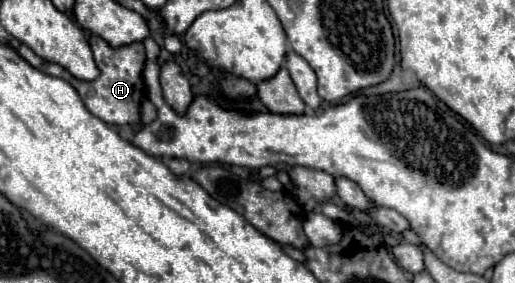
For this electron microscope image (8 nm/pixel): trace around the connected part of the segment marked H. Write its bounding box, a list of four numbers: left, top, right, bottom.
[19,36,145,124]

